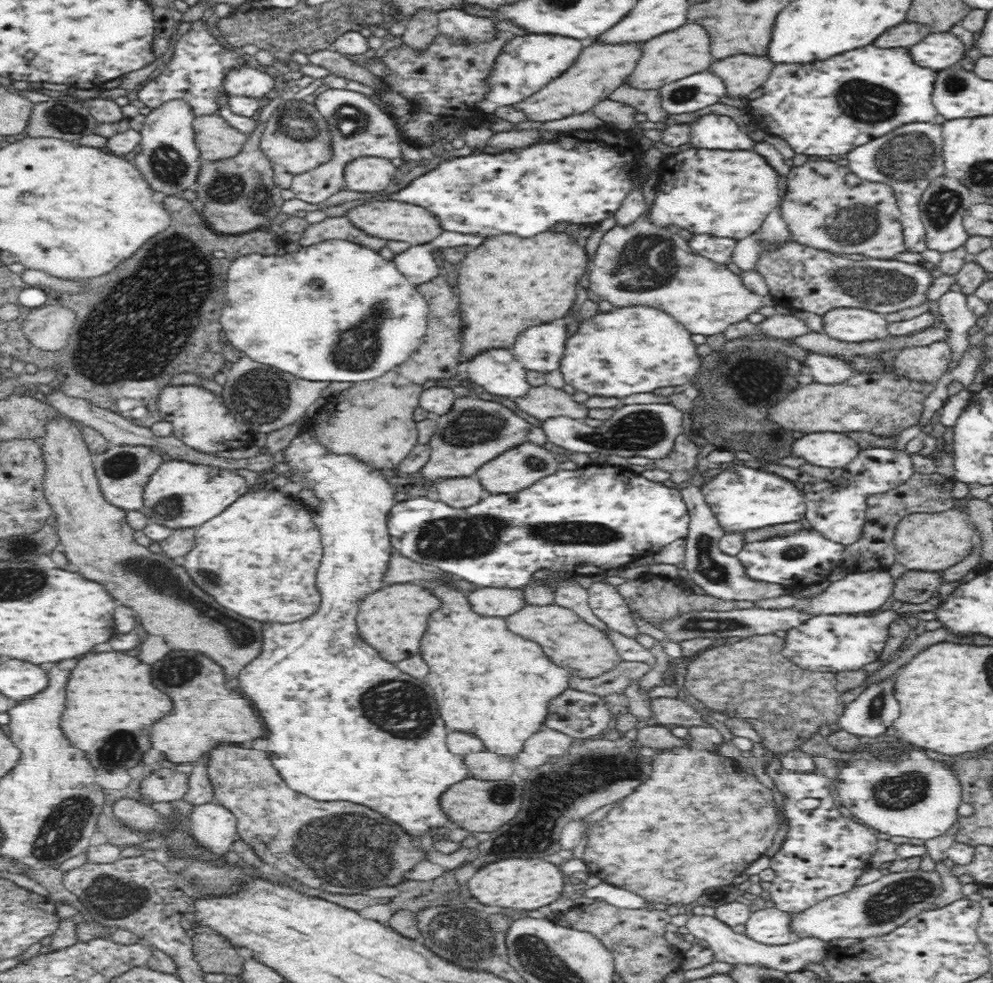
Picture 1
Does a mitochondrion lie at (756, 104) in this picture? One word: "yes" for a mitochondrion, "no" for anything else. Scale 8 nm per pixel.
no

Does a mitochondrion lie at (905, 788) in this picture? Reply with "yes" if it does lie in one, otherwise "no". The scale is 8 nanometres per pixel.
yes

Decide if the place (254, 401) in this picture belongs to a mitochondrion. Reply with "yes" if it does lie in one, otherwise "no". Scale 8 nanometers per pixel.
yes

